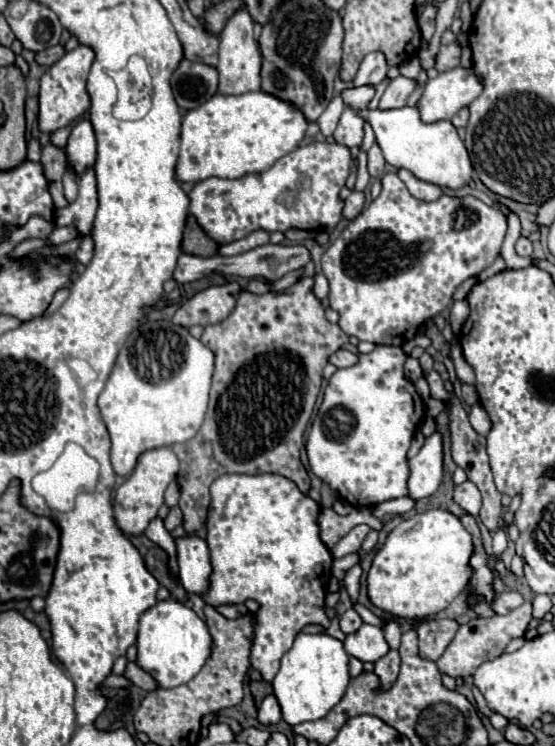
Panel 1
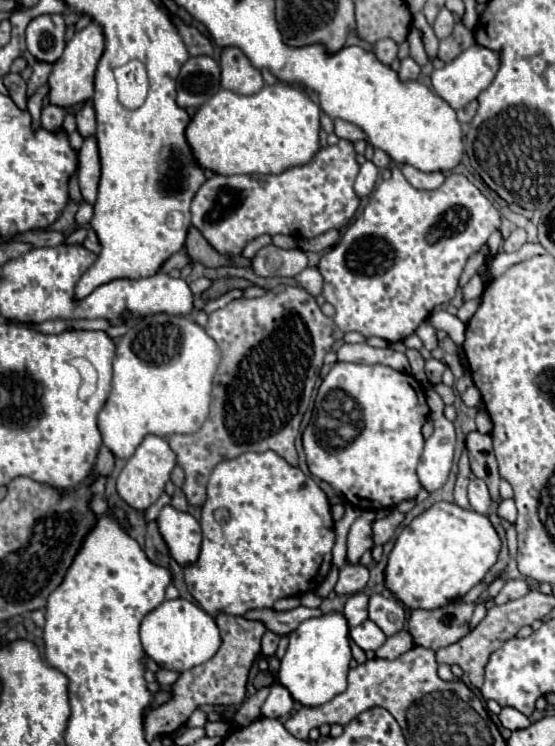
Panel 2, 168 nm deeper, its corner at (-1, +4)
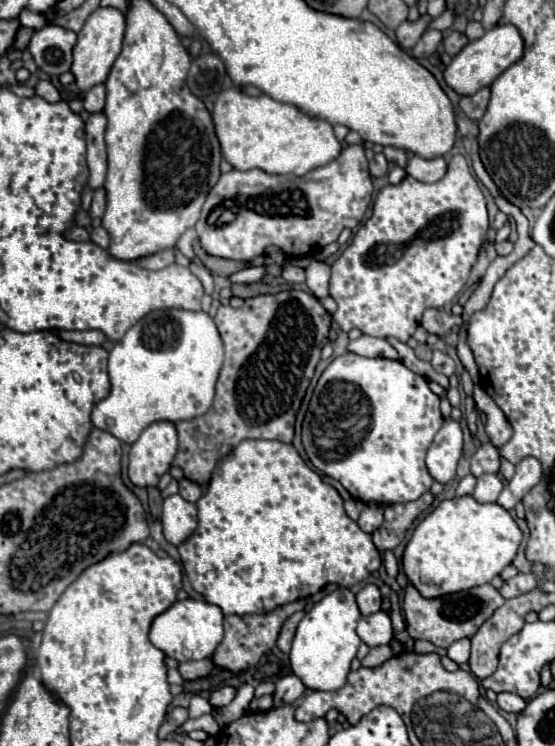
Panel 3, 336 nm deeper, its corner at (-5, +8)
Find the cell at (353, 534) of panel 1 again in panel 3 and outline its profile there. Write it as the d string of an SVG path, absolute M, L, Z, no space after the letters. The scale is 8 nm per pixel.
M366 503L364 511L360 513L360 519L358 519L358 525L362 531L366 533L374 533L380 525L382 525L382 507L377 503Z

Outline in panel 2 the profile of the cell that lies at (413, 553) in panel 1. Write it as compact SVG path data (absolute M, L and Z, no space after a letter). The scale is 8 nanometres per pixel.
M434 503L416 515L394 541L384 569L386 587L408 609L438 609L468 593L496 563L500 537L486 515L458 509L454 503Z

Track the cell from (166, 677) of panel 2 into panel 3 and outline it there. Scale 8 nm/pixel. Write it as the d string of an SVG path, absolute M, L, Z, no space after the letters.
M208 657L208 659L202 659L202 661L186 661L186 663L180 663L178 669L180 669L180 673L182 673L184 679L194 681L194 679L206 677L214 669L214 663L212 663L212 657Z

